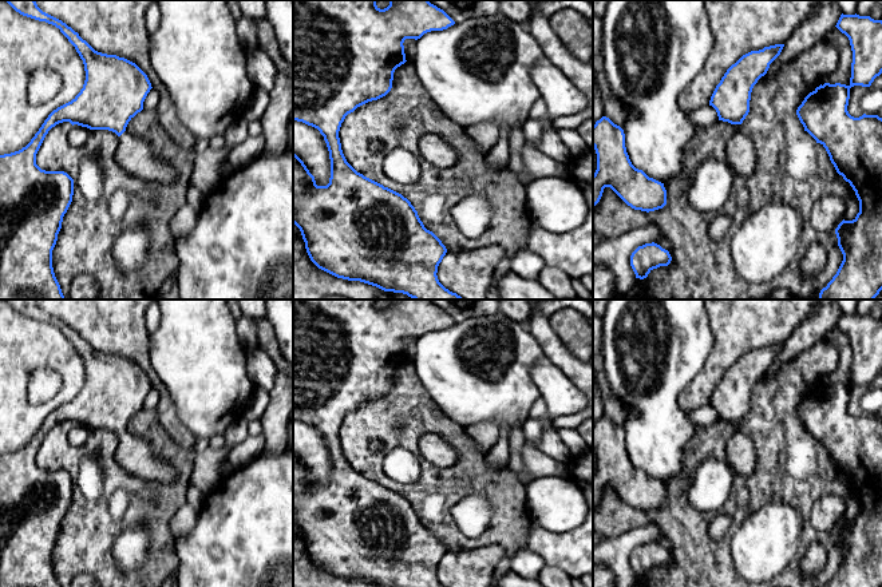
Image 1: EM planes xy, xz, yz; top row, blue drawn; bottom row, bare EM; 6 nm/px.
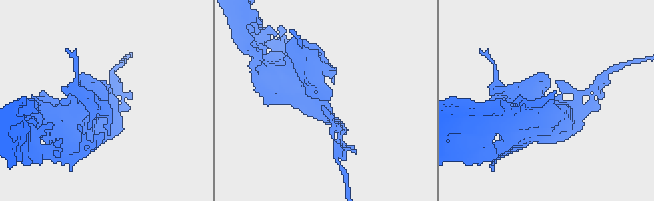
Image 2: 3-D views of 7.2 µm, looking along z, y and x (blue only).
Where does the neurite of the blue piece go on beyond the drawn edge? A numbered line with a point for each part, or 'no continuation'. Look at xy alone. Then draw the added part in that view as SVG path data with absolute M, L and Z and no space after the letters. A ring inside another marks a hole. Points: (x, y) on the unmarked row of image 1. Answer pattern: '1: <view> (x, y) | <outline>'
1: xy (134, 455) | M127 431L119 436L115 460L126 473L145 481L170 484L178 479L174 464L157 459L147 440Z

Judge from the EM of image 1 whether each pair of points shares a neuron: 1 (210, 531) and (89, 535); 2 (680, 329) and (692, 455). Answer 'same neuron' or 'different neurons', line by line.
1: different neurons
2: different neurons

